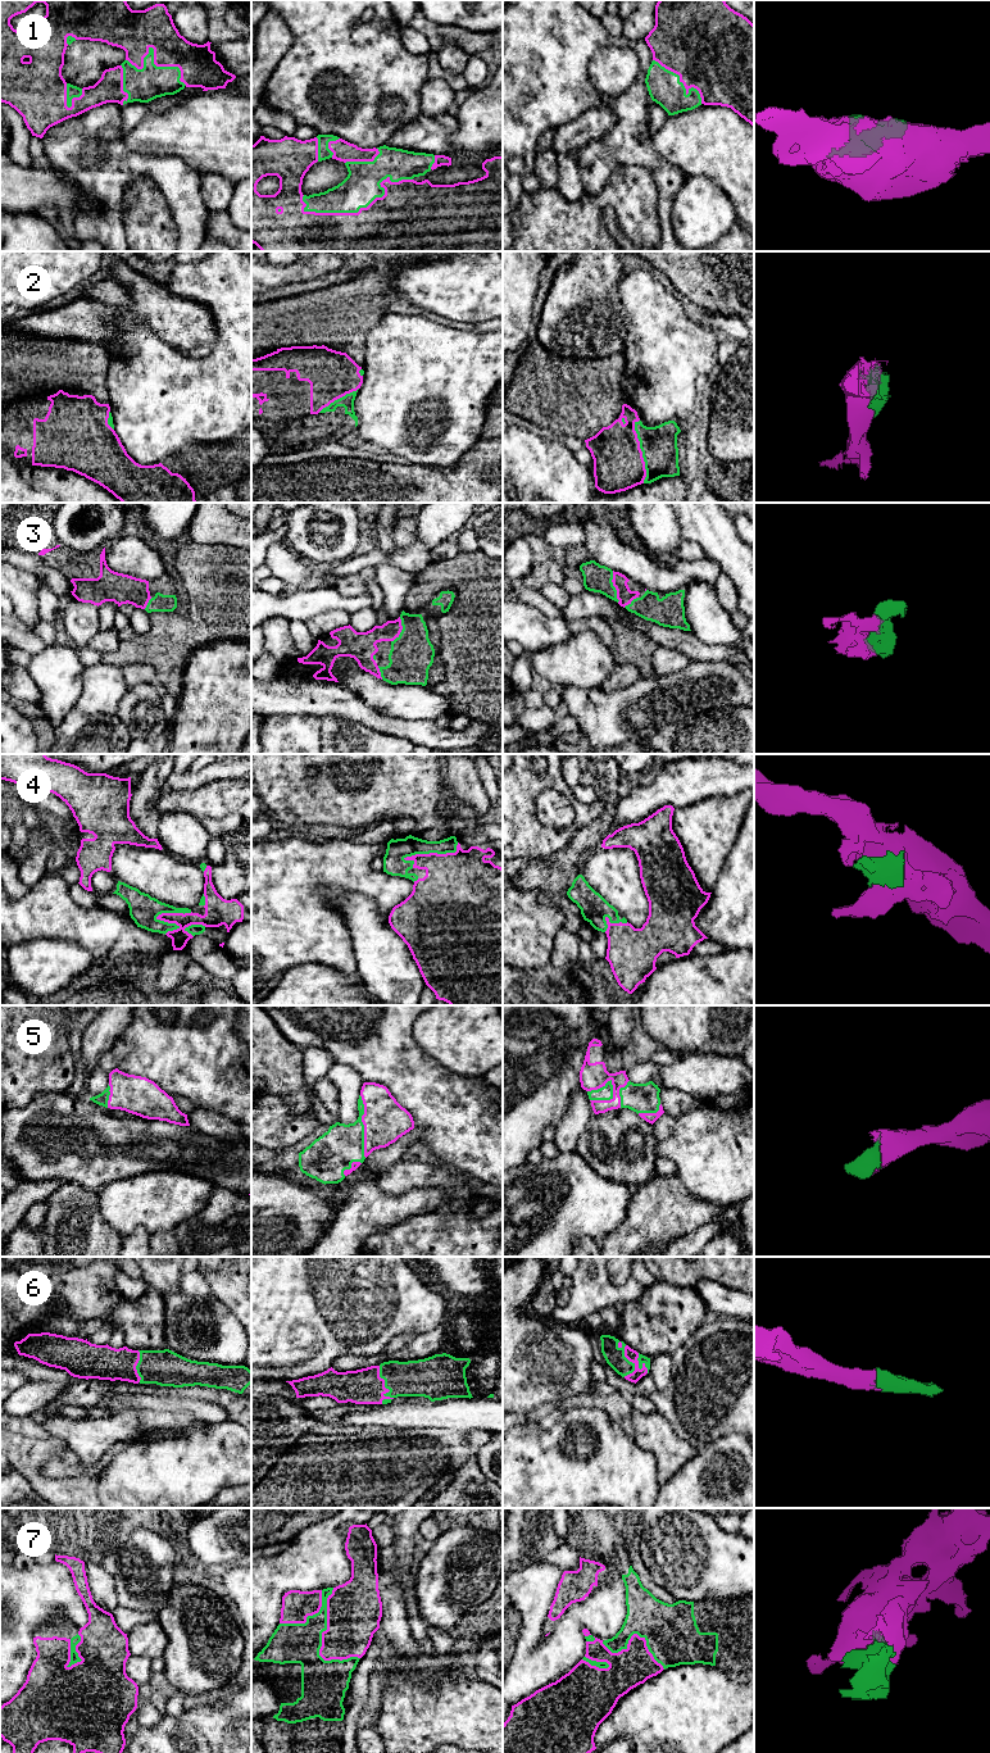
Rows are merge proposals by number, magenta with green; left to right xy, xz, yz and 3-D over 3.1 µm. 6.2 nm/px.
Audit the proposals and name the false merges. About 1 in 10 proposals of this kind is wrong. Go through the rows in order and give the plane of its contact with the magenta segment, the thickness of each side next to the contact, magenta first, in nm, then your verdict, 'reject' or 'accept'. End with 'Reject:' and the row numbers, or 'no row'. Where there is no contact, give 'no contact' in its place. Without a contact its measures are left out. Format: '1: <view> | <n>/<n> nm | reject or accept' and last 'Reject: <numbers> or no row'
1: xz | 500/220 nm | accept
2: yz | 320/220 nm | accept
3: yz | 100/170 nm | accept
4: xz | 400/140 nm | accept
5: yz | 170/90 nm | accept
6: xz | 220/240 nm | accept
7: xz | 340/280 nm | accept
Reject: no row

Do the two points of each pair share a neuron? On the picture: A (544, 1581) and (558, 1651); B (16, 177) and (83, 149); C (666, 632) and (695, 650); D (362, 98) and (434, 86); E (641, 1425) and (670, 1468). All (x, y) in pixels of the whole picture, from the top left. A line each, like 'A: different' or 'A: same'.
A: same
B: different
C: same
D: different
E: same

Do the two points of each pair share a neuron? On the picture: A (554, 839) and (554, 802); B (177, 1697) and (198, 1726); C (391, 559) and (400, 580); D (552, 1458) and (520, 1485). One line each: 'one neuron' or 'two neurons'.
A: two neurons
B: two neurons
C: two neurons
D: one neuron

